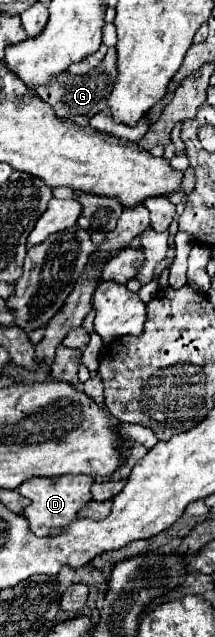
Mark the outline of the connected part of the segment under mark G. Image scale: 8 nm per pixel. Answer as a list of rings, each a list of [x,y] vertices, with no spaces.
[[[109,48],[103,62],[97,68],[93,68],[91,74],[83,74],[83,76],[71,76],[69,72],[59,74],[55,82],[47,82],[47,86],[33,86],[33,90],[43,102],[47,102],[55,110],[59,118],[67,118],[71,122],[77,122],[79,126],[87,126],[95,114],[107,108],[107,98],[115,80],[115,64],[117,64],[117,52],[115,48]]]

